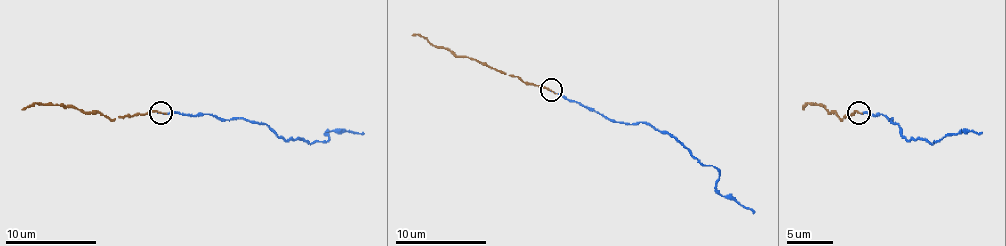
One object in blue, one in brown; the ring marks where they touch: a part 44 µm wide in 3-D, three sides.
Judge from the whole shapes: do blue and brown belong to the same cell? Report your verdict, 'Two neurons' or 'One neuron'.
One neuron

